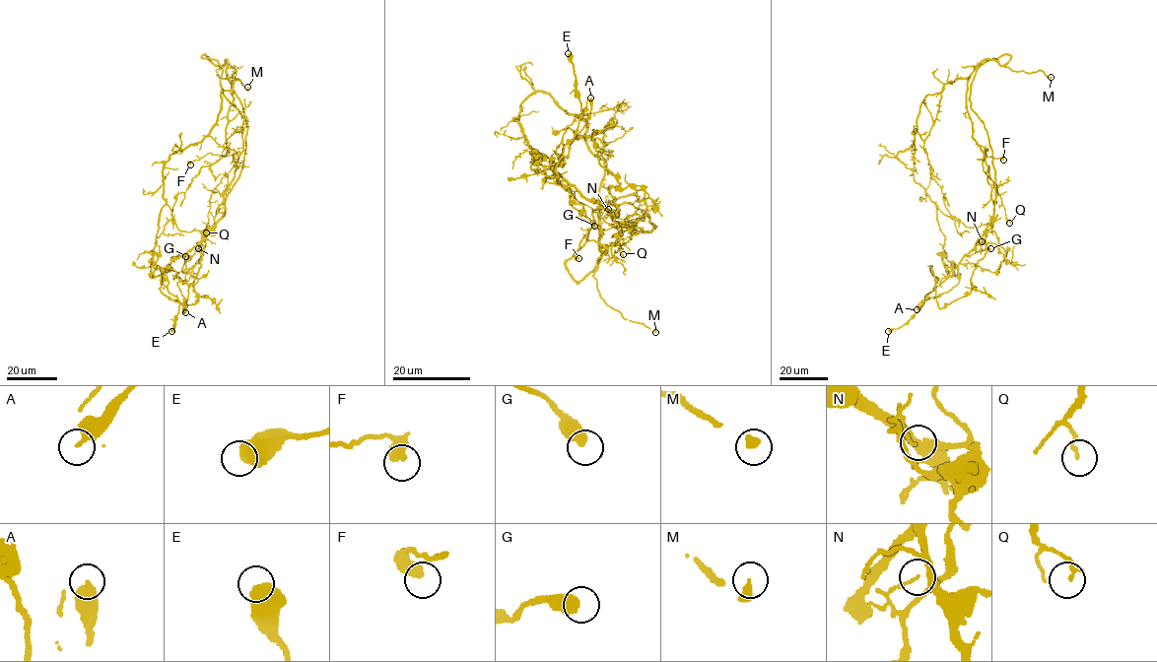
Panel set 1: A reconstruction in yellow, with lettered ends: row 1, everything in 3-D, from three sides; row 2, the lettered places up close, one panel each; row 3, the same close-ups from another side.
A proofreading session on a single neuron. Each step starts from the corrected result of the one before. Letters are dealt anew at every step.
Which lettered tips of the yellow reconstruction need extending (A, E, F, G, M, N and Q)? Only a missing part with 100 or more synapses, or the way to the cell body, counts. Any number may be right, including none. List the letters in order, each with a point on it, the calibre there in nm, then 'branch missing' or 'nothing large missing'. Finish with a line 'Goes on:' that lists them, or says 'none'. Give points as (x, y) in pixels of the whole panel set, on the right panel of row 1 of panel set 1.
A: (917, 309) | 360 nm | nothing large missing
E: (888, 331) | 700 nm | nothing large missing
F: (1003, 160) | 480 nm | nothing large missing
G: (990, 248) | 550 nm | nothing large missing
M: (1051, 77) | 360 nm | branch missing
N: (982, 241) | 100 nm | nothing large missing
Q: (1009, 223) | 150 nm | nothing large missing
Goes on: M

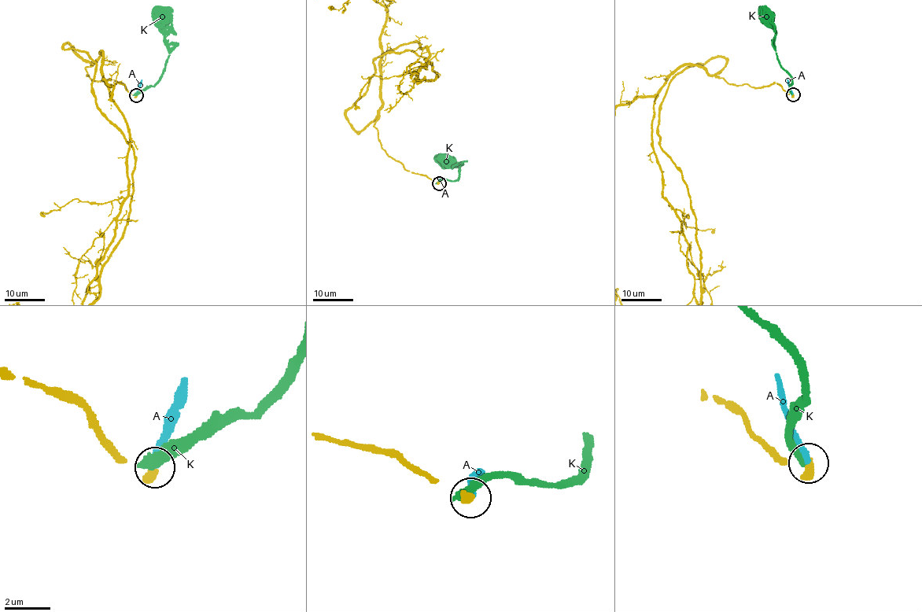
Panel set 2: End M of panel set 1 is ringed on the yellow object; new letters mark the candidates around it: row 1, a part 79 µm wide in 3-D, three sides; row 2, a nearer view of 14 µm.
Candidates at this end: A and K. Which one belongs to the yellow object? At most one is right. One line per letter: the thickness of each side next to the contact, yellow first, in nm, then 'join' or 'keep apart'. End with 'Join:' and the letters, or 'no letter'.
A: 360 nm thick on the yellow side, 320 nm on the other; join
K: 360 nm thick on the yellow side, 440 nm on the other; keep apart
Join: A

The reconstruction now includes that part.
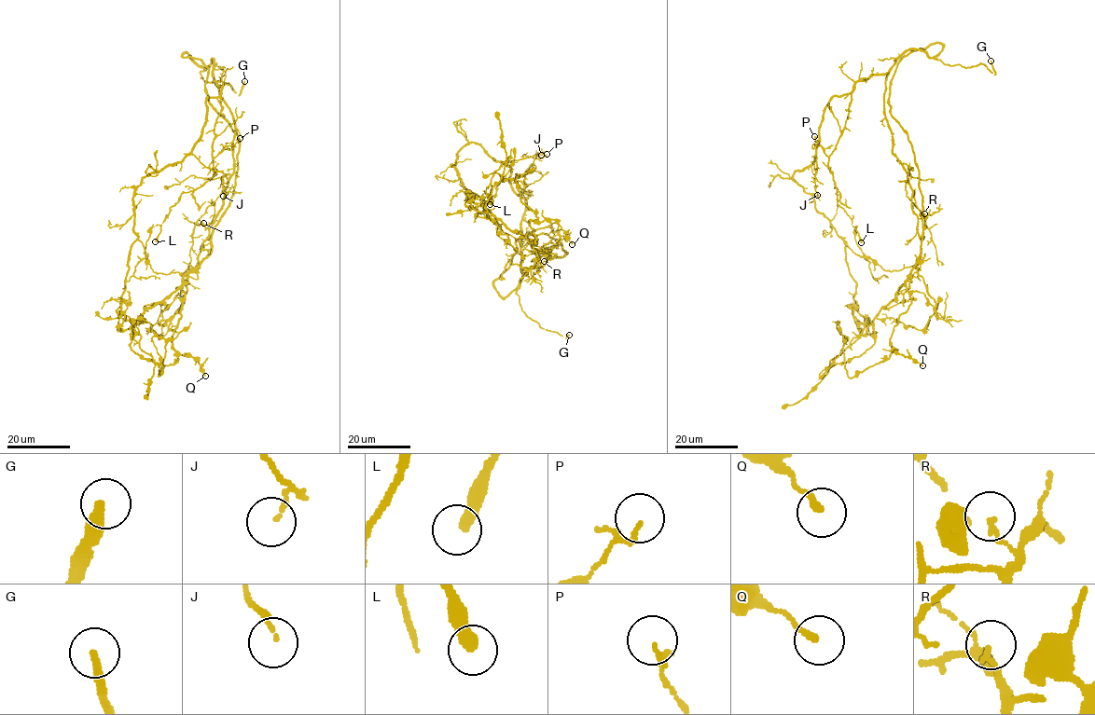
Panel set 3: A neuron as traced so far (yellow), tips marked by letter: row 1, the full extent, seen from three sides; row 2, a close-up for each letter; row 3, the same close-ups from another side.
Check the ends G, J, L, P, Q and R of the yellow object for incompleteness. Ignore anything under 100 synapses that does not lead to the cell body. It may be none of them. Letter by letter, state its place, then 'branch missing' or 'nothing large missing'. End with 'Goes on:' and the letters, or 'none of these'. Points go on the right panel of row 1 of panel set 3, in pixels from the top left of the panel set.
G: at (991, 61); branch missing
J: at (817, 195); nothing large missing
L: at (861, 242); nothing large missing
P: at (814, 136); nothing large missing
Q: at (922, 365); nothing large missing
R: at (924, 213); nothing large missing
Goes on: G

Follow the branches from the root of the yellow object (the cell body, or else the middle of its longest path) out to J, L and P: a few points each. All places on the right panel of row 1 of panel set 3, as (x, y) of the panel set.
J: (916, 214), (907, 172), (893, 153), (885, 75), (858, 80), (825, 107), (815, 155), (817, 195)
L: (916, 214), (921, 241), (917, 268), (886, 271), (857, 245), (855, 226), (861, 242)
P: (916, 214), (921, 241), (918, 268), (886, 271), (857, 245), (857, 226), (838, 203), (828, 158), (814, 136)

